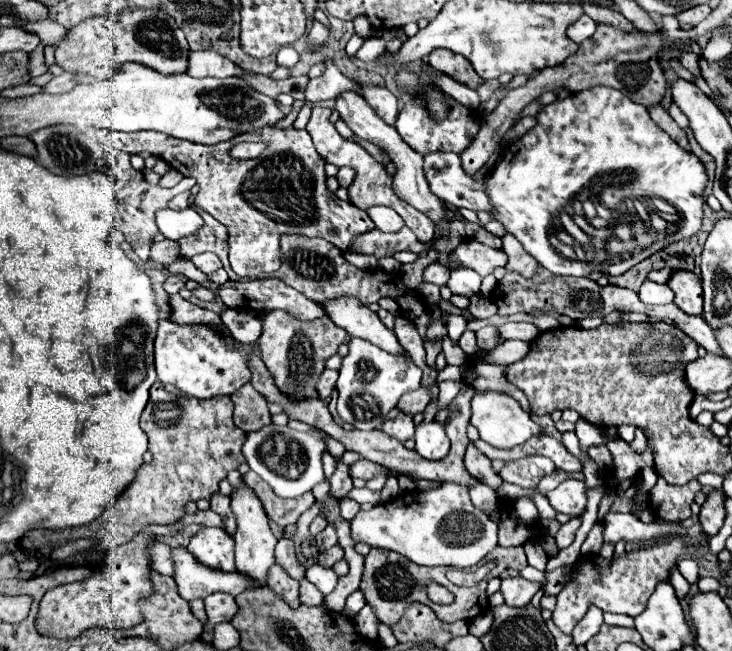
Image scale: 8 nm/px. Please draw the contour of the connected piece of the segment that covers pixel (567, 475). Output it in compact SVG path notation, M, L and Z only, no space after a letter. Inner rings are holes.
M556 470L556 472L552 472L552 474L548 474L548 476L544 476L544 478L540 480L538 490L540 490L542 494L546 494L548 490L556 488L560 482L570 480L570 478L574 478L574 480L582 480L582 482L584 482L584 474L582 474L582 472L562 472L562 470Z

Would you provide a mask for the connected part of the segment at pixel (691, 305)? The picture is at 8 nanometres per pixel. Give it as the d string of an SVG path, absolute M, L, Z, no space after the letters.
M678 270L668 280L668 286L674 292L674 304L686 314L702 314L702 282L694 272Z

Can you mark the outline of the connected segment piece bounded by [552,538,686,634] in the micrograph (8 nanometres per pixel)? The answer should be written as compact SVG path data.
M672 538L666 542L656 542L622 556L602 558L598 554L582 554L574 564L572 580L562 588L558 594L558 604L552 612L554 624L564 632L570 634L574 626L584 618L590 606L598 606L602 612L626 614L636 618L644 612L648 598L656 590L660 582L668 582L672 570L678 566L678 560L684 556L686 544L680 538Z

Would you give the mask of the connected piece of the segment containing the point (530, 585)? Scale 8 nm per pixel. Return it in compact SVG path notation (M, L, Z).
M522 576L502 580L502 588L500 588L500 592L504 594L504 600L506 600L508 606L528 604L538 590L540 590L540 582L530 582Z

